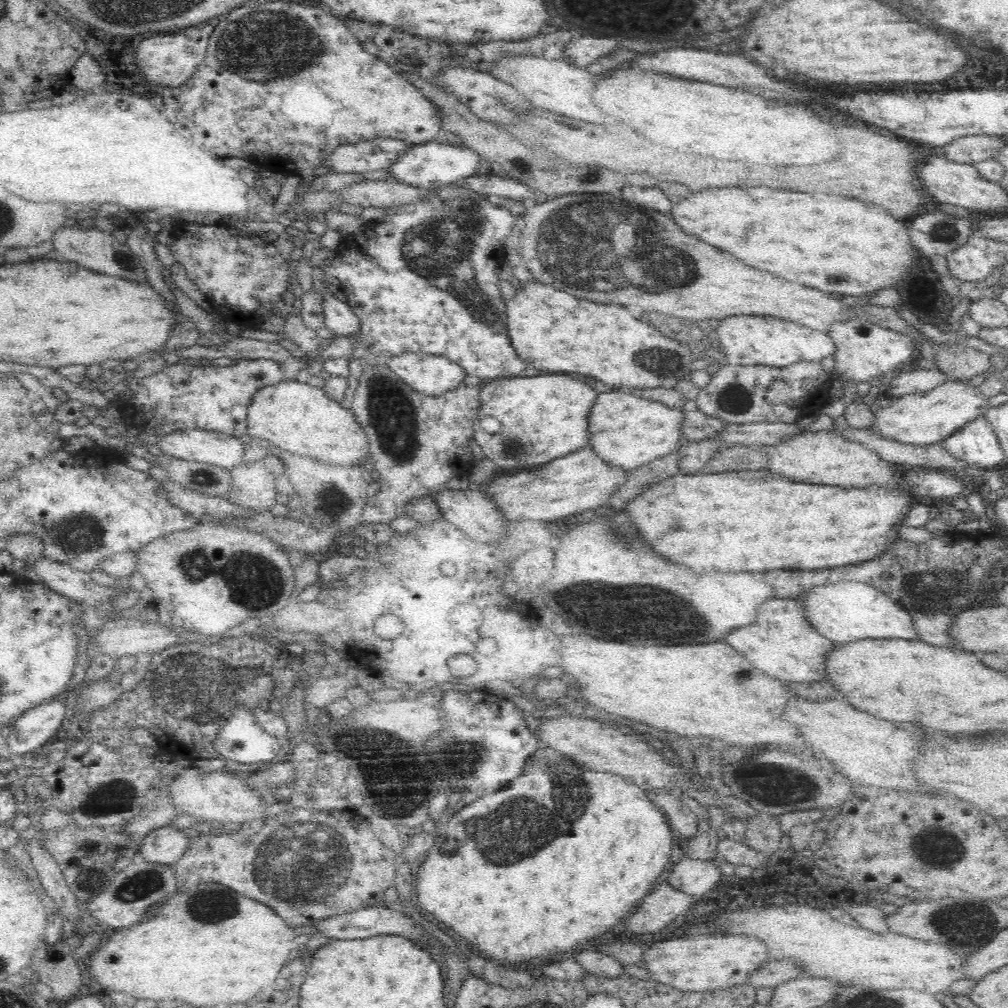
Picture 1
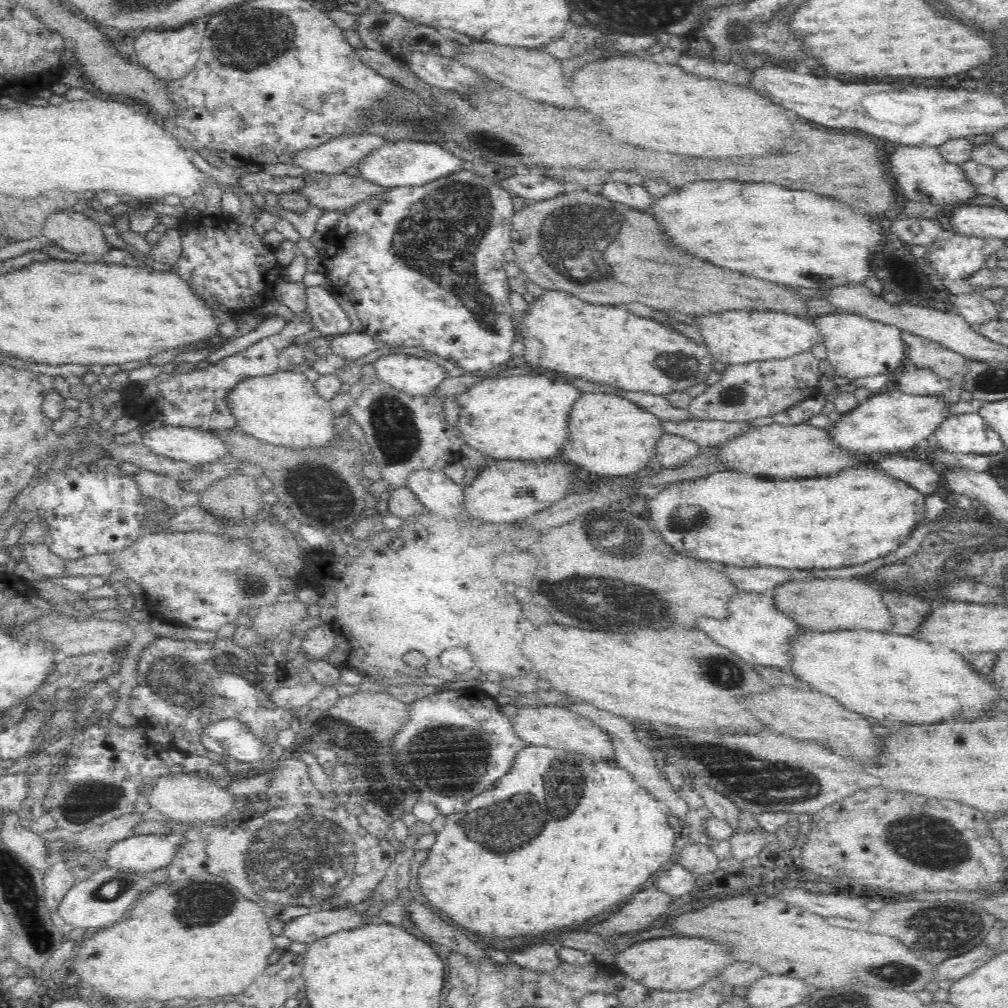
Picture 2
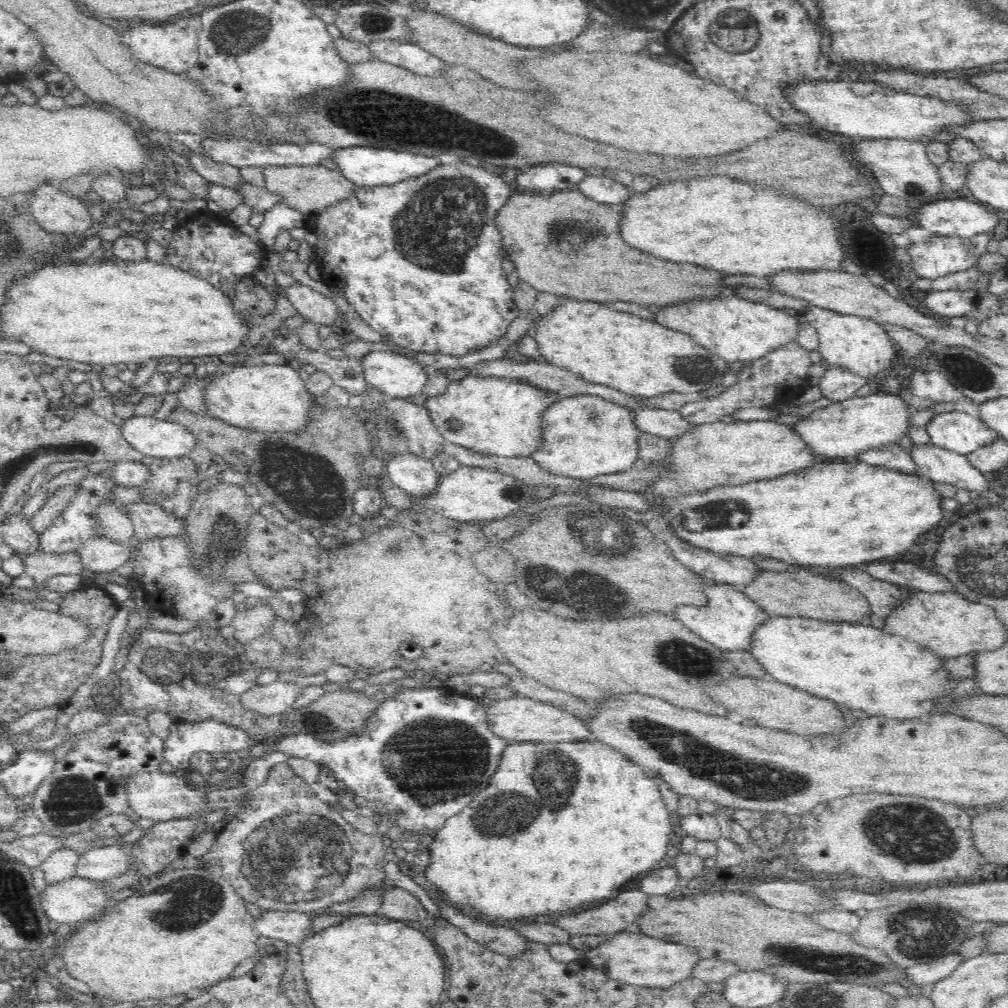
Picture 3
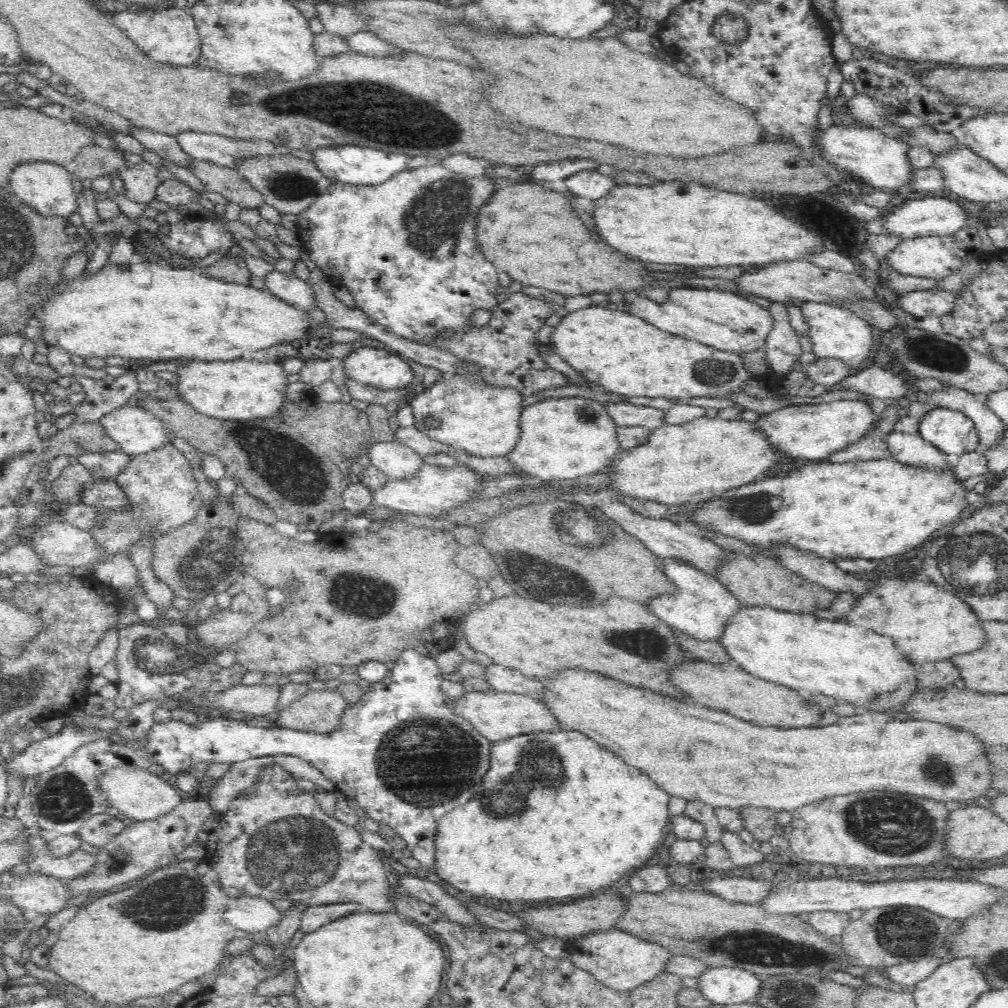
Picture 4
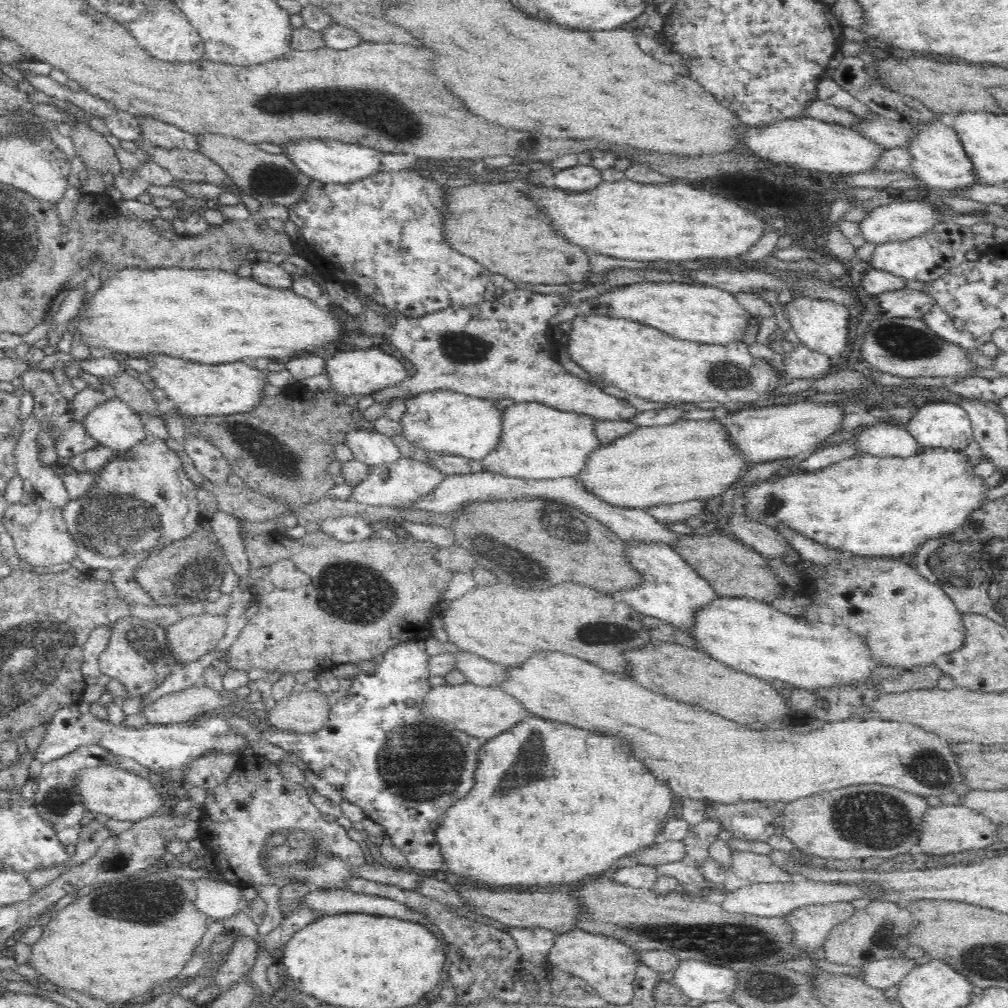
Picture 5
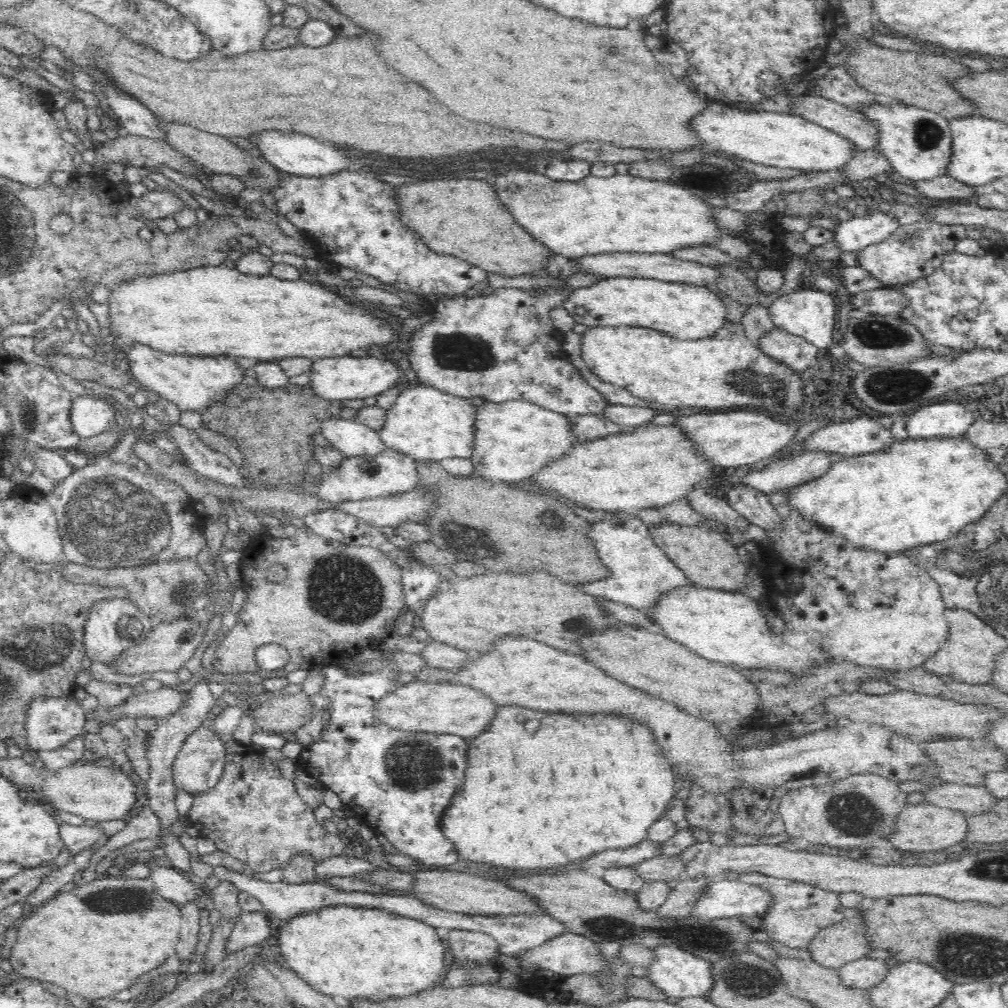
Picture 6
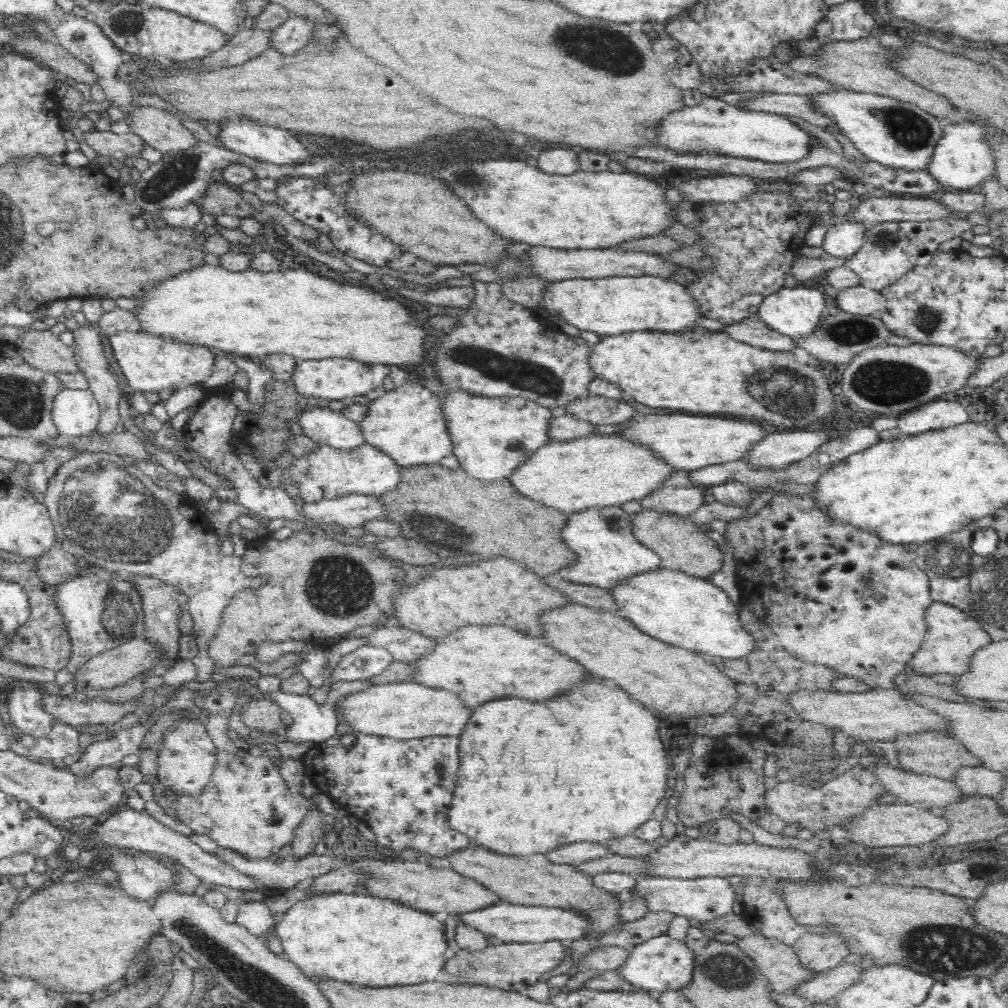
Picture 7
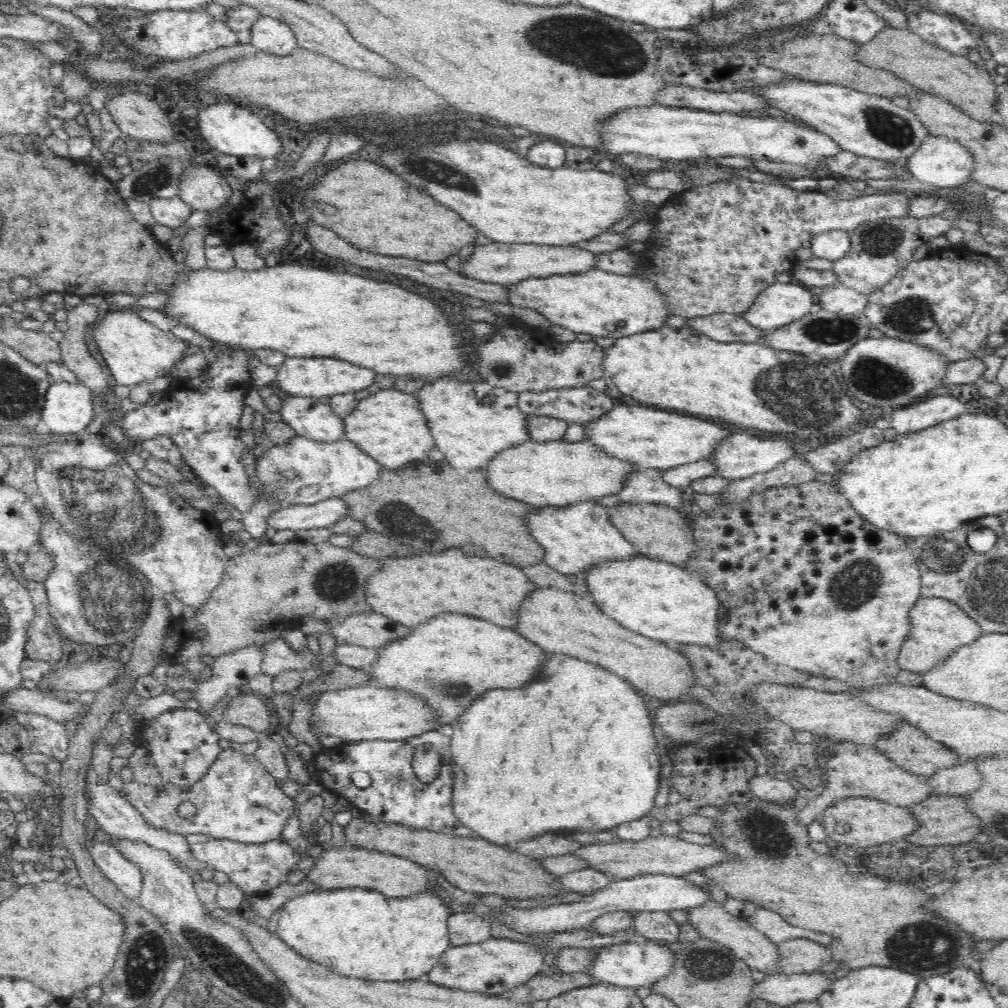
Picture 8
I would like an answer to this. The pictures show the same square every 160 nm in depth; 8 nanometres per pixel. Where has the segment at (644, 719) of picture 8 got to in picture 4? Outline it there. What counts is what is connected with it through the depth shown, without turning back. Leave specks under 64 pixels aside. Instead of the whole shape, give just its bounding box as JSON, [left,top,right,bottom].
[432,729,670,906]

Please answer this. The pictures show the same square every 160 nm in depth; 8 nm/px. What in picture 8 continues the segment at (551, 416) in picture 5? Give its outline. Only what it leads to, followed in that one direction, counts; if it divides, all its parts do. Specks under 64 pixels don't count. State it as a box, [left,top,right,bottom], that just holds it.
[415,378,532,472]

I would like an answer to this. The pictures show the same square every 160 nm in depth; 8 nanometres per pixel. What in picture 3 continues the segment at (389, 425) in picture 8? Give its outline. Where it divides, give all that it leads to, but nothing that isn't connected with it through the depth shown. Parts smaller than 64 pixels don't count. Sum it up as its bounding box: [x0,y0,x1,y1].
[425,375,562,458]

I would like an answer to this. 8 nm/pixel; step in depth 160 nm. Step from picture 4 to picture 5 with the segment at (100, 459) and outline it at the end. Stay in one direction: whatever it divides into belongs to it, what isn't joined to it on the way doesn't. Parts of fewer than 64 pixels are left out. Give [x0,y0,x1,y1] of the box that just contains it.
[20,369,100,463]

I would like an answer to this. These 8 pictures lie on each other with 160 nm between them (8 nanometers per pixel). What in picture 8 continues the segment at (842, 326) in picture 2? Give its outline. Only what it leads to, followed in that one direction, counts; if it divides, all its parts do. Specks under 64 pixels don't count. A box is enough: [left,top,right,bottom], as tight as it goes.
[742,282,817,332]

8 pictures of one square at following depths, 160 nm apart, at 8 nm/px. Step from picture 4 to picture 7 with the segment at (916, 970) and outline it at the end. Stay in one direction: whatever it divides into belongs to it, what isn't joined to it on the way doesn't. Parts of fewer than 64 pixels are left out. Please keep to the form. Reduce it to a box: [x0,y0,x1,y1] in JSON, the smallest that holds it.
[796,962,865,1003]

